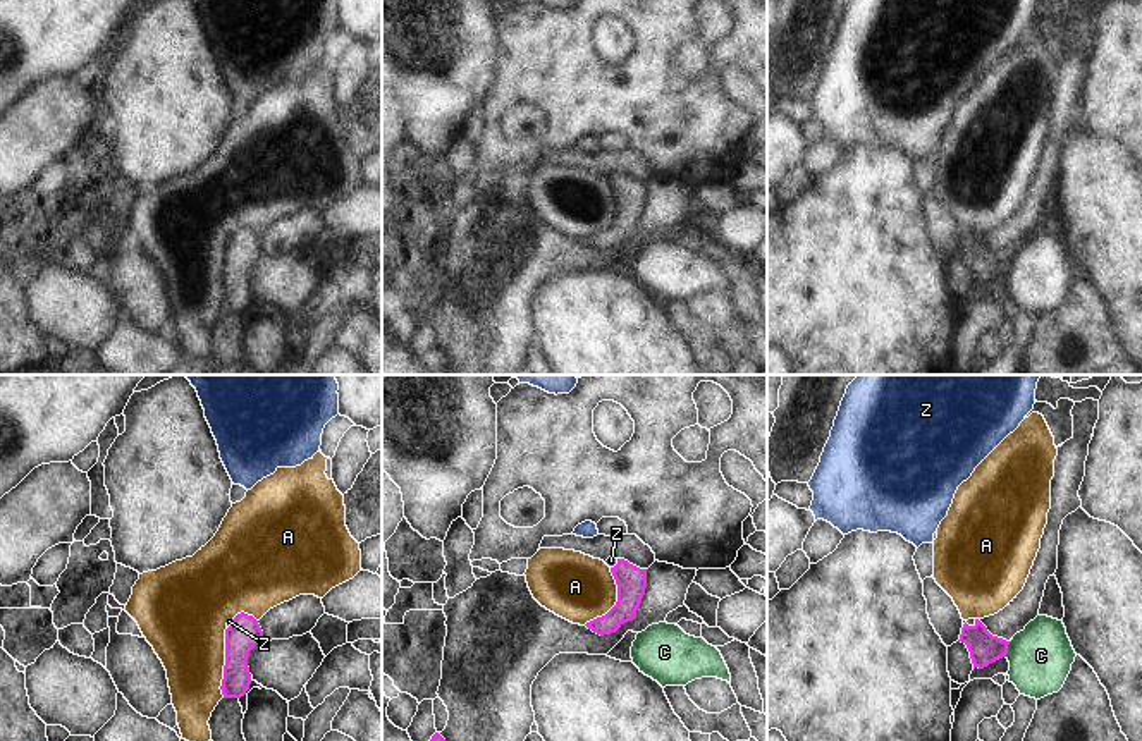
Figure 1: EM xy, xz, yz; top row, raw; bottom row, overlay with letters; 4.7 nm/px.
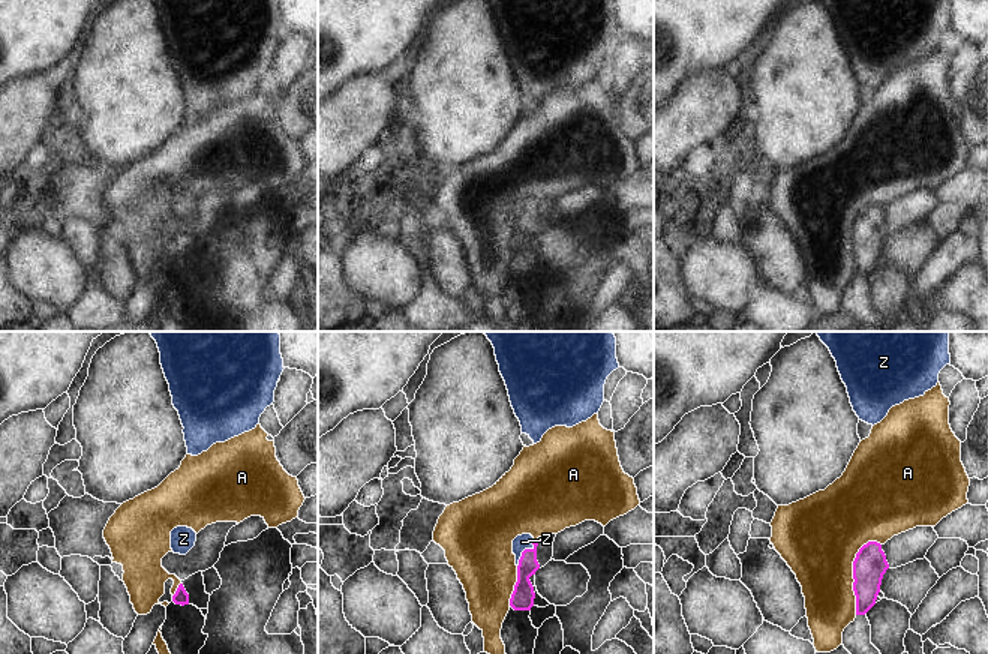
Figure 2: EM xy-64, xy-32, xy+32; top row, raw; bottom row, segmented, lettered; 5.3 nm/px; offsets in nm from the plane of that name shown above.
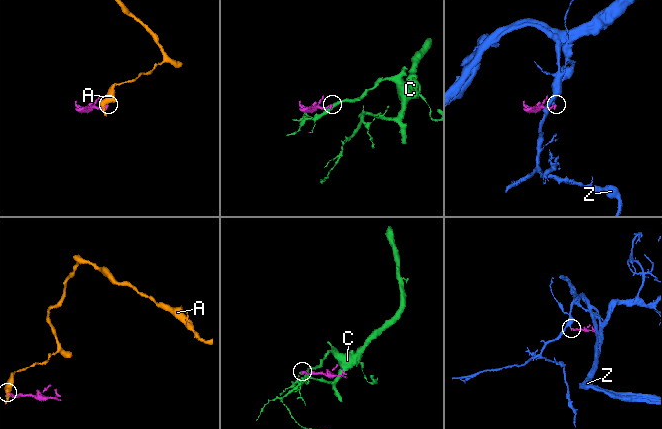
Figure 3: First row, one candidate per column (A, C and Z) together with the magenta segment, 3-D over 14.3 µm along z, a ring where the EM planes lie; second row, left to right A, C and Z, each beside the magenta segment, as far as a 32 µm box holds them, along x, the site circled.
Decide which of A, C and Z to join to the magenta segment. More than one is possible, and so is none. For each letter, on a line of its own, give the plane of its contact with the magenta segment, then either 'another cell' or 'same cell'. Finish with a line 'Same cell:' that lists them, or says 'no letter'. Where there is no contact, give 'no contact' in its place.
A: xy | another cell
C: yz | another cell
Z: xz | same cell
Same cell: Z

